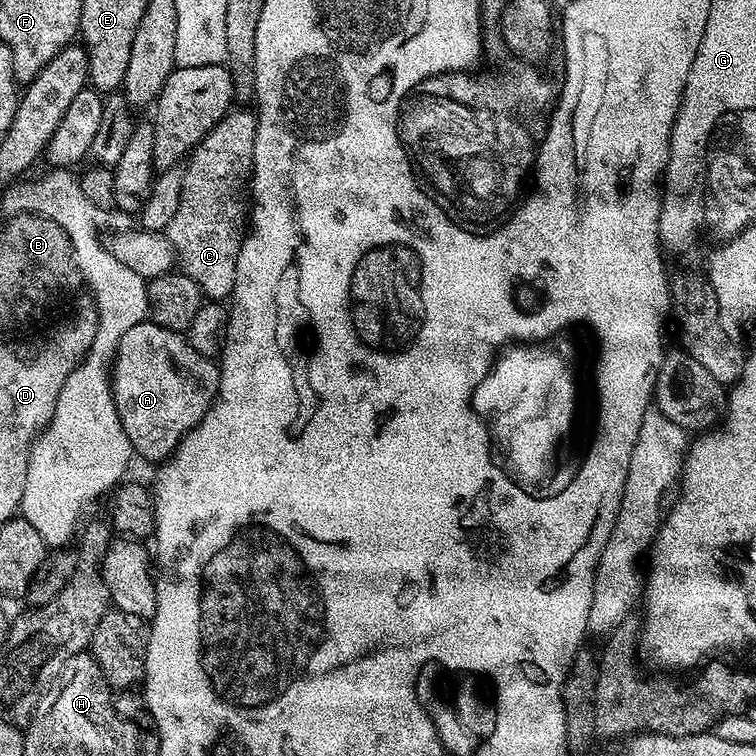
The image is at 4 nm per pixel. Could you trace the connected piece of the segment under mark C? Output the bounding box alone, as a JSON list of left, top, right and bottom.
[166,110,256,302]

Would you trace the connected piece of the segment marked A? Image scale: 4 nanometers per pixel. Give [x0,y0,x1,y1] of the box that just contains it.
[111,322,220,466]

